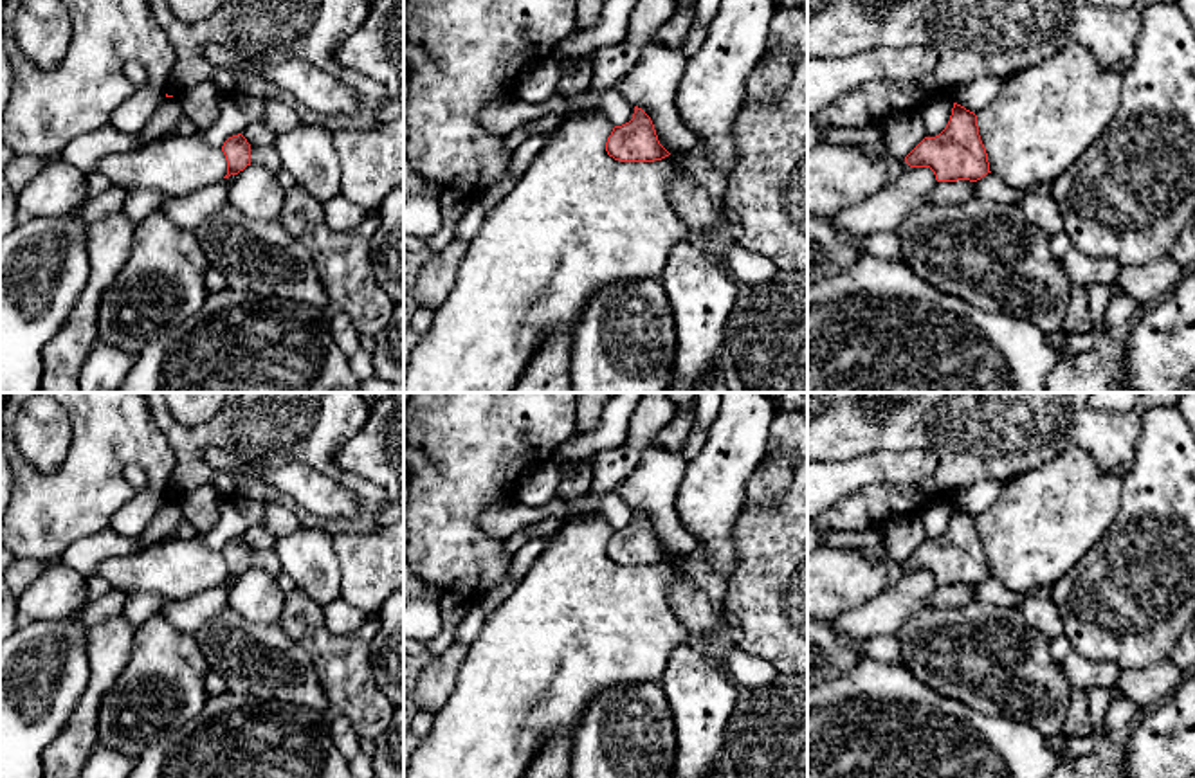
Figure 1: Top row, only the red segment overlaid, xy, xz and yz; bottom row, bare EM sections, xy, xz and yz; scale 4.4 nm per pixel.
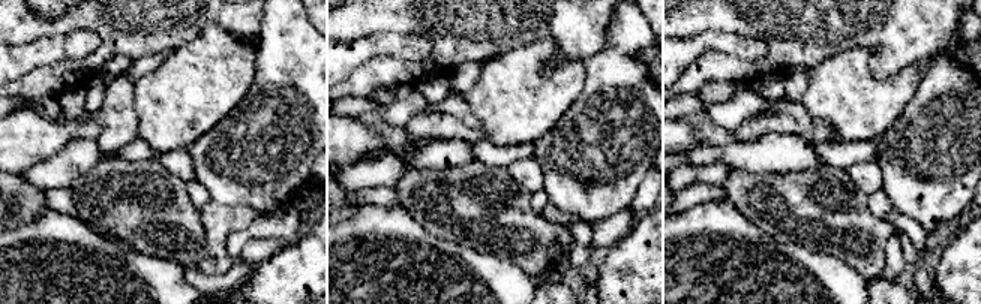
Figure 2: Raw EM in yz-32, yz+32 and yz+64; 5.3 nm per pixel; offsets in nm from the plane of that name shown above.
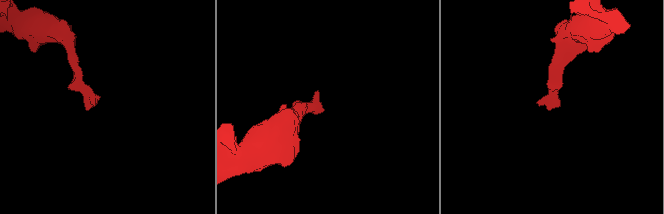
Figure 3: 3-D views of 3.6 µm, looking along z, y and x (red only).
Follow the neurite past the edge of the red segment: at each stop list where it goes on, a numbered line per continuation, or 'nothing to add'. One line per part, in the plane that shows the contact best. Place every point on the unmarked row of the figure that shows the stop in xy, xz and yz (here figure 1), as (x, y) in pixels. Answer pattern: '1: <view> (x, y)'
1: xy (262, 559)

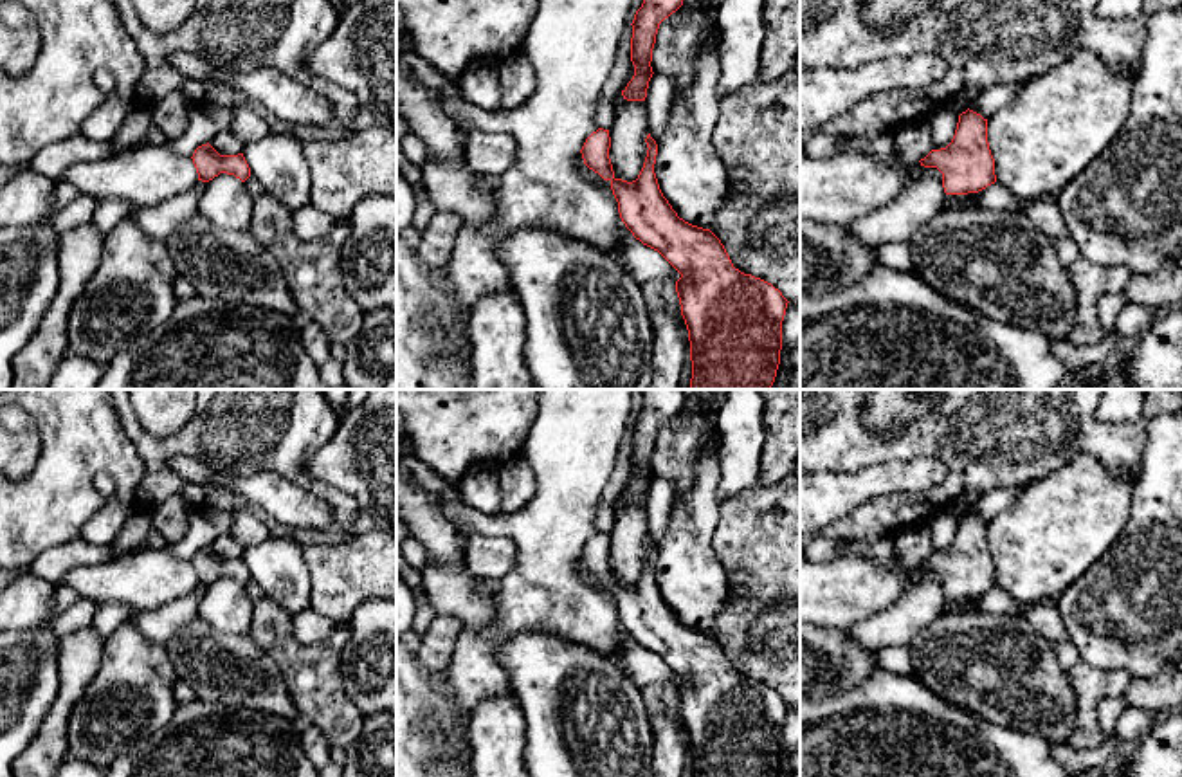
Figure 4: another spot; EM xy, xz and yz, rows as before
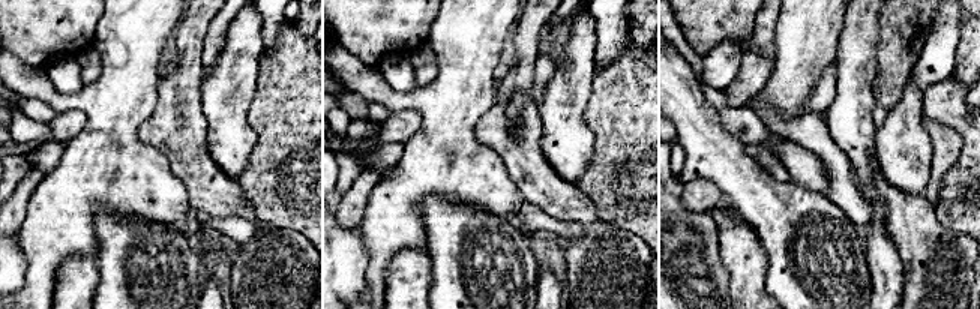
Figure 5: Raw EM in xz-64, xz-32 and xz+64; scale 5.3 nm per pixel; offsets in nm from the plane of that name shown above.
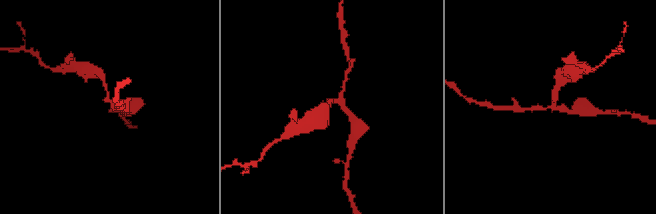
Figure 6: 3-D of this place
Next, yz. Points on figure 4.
nothing to add

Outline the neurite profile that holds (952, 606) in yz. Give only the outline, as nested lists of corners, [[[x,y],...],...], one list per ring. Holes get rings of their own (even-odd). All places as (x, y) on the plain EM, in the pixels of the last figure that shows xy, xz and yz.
[[[977,597],[946,599],[944,617],[959,615],[959,613],[977,613]]]

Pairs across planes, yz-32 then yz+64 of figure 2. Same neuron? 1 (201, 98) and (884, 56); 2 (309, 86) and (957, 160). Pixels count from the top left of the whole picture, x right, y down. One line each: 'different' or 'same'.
1: different
2: same

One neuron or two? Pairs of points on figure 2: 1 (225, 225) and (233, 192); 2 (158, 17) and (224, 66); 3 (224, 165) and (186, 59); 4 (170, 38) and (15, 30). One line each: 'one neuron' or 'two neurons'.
1: two neurons
2: two neurons
3: two neurons
4: one neuron

